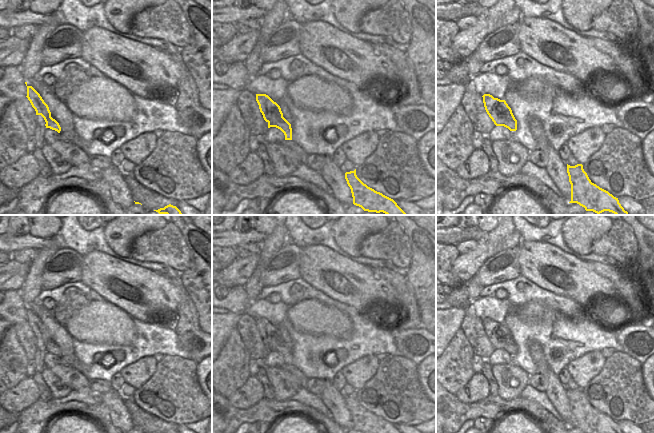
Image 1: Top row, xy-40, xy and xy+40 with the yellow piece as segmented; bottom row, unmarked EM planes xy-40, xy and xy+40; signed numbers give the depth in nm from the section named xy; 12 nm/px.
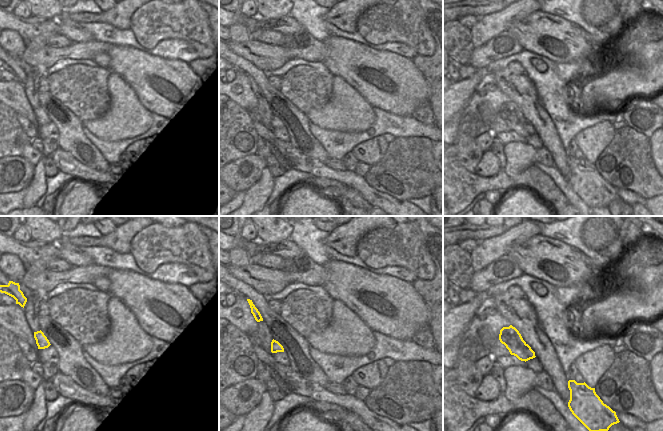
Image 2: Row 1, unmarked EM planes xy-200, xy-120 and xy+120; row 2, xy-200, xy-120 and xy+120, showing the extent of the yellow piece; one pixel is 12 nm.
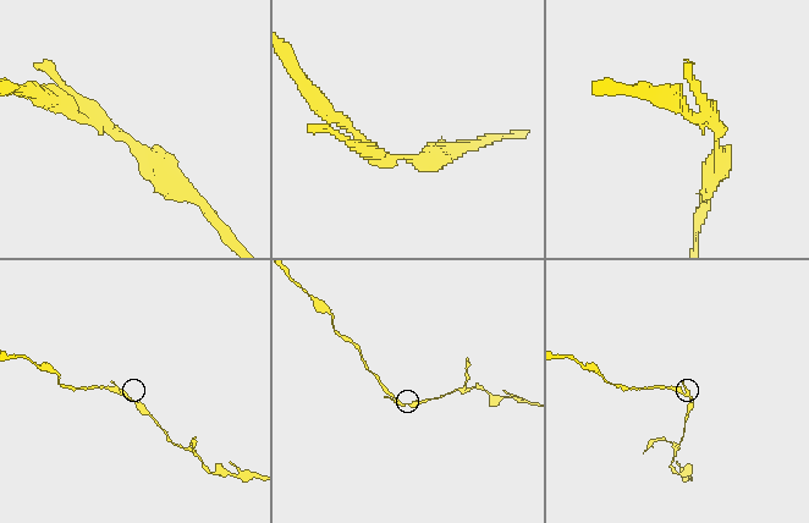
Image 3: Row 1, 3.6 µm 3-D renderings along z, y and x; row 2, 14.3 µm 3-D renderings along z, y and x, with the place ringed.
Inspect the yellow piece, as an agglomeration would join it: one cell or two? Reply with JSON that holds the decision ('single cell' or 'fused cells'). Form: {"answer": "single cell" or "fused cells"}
{"answer": "fused cells"}

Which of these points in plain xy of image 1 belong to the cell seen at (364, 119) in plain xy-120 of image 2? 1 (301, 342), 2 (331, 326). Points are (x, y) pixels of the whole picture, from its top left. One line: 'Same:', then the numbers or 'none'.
Same: 2

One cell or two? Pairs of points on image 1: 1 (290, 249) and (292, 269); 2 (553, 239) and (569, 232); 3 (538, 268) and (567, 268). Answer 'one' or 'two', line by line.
1: one
2: two
3: one

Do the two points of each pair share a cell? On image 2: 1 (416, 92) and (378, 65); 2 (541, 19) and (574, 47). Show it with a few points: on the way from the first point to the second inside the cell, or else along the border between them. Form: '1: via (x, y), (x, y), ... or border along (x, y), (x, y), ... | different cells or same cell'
1: via (407, 88), (387, 70) | same cell
2: via (549, 27), (566, 44) | same cell

